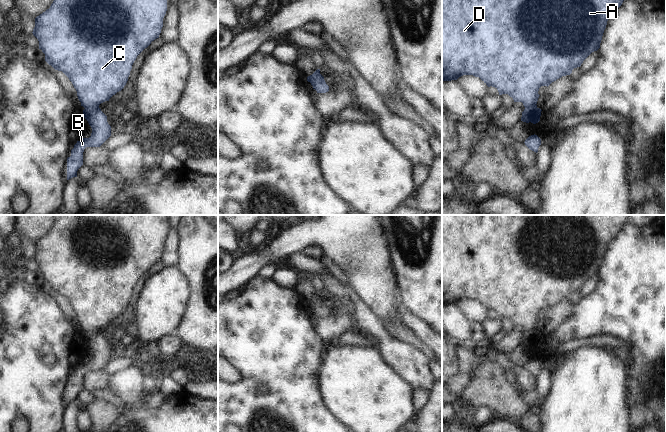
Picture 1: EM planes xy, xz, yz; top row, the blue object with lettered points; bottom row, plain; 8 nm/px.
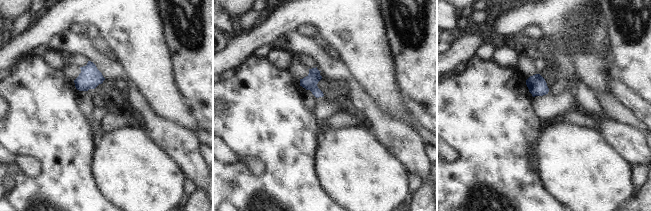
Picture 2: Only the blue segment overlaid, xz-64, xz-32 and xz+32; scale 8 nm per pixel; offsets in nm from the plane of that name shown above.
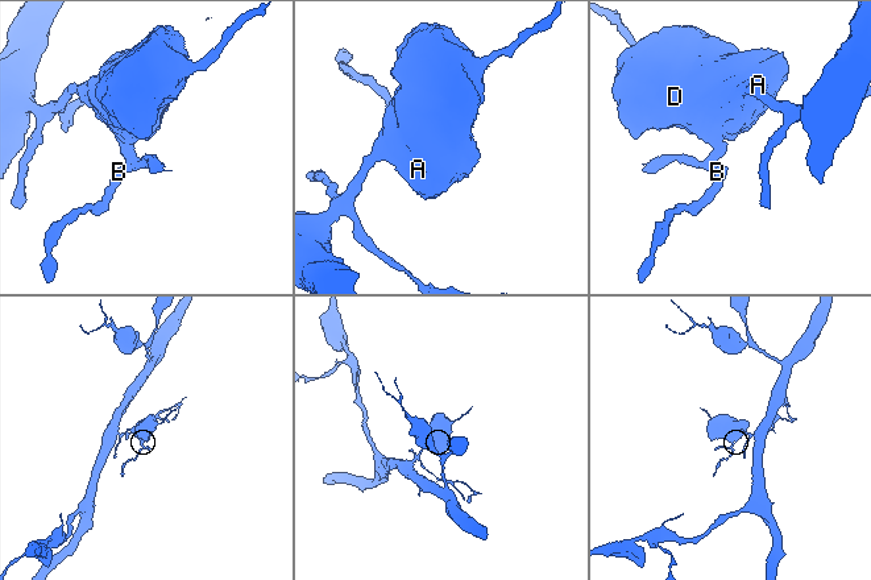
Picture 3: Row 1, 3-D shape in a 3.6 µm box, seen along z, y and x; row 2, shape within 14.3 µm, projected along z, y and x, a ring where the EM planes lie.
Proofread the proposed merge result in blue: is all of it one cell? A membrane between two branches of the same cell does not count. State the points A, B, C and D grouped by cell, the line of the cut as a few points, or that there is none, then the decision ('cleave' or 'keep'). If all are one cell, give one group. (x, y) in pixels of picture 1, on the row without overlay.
A C D / B; cut in xy along (98, 329), (92, 332), (85, 332); cleave

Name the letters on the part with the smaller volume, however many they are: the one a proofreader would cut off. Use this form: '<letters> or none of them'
B

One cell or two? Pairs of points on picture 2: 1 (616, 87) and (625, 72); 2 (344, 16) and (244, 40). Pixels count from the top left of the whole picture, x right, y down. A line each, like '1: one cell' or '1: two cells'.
1: two cells
2: one cell

